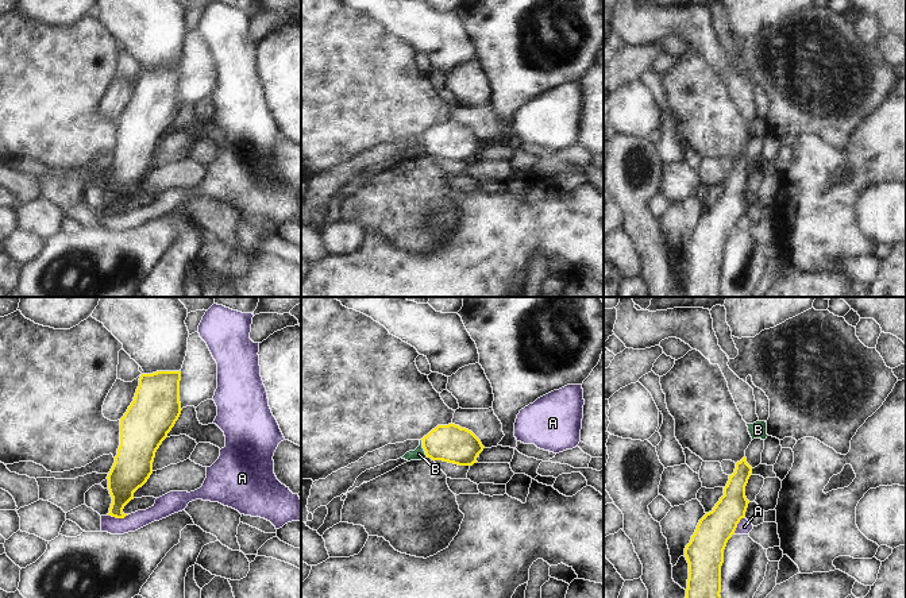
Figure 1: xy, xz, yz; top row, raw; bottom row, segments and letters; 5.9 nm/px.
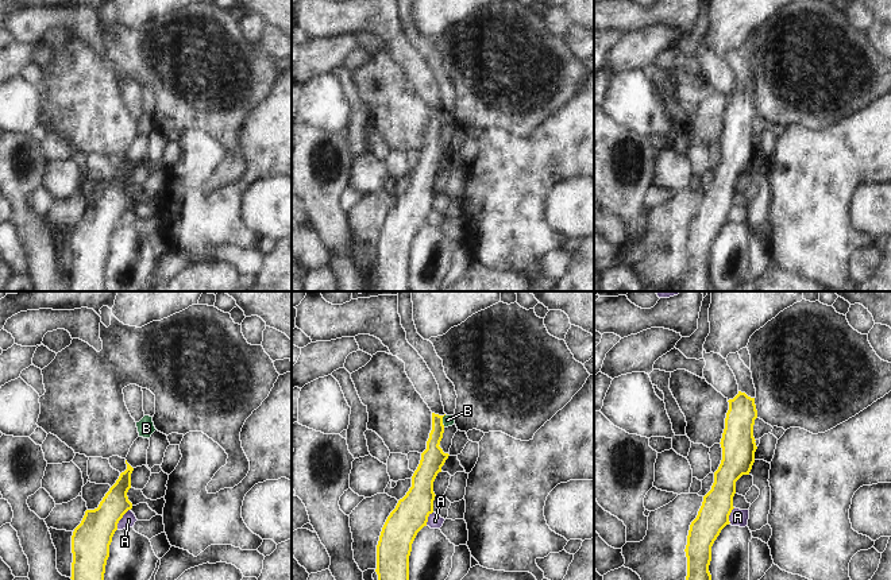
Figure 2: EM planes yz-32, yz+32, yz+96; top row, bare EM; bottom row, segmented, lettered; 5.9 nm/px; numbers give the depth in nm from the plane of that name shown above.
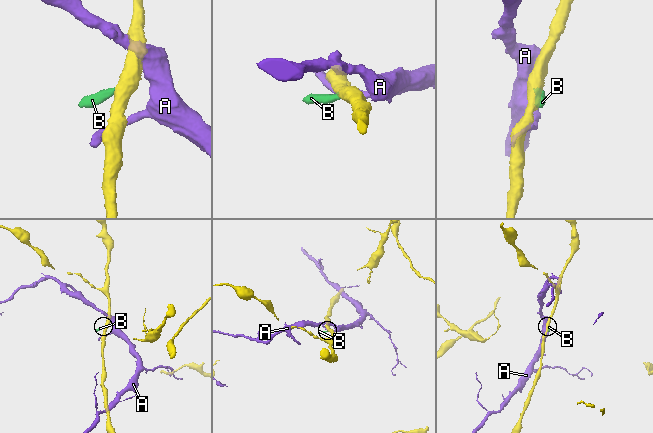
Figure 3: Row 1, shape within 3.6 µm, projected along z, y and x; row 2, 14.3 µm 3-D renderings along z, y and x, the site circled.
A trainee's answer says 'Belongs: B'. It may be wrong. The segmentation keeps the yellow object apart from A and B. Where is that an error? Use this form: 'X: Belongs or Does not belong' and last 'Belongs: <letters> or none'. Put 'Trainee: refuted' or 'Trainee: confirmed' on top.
Trainee: refuted
A: Does not belong
B: Does not belong
Belongs: none.

